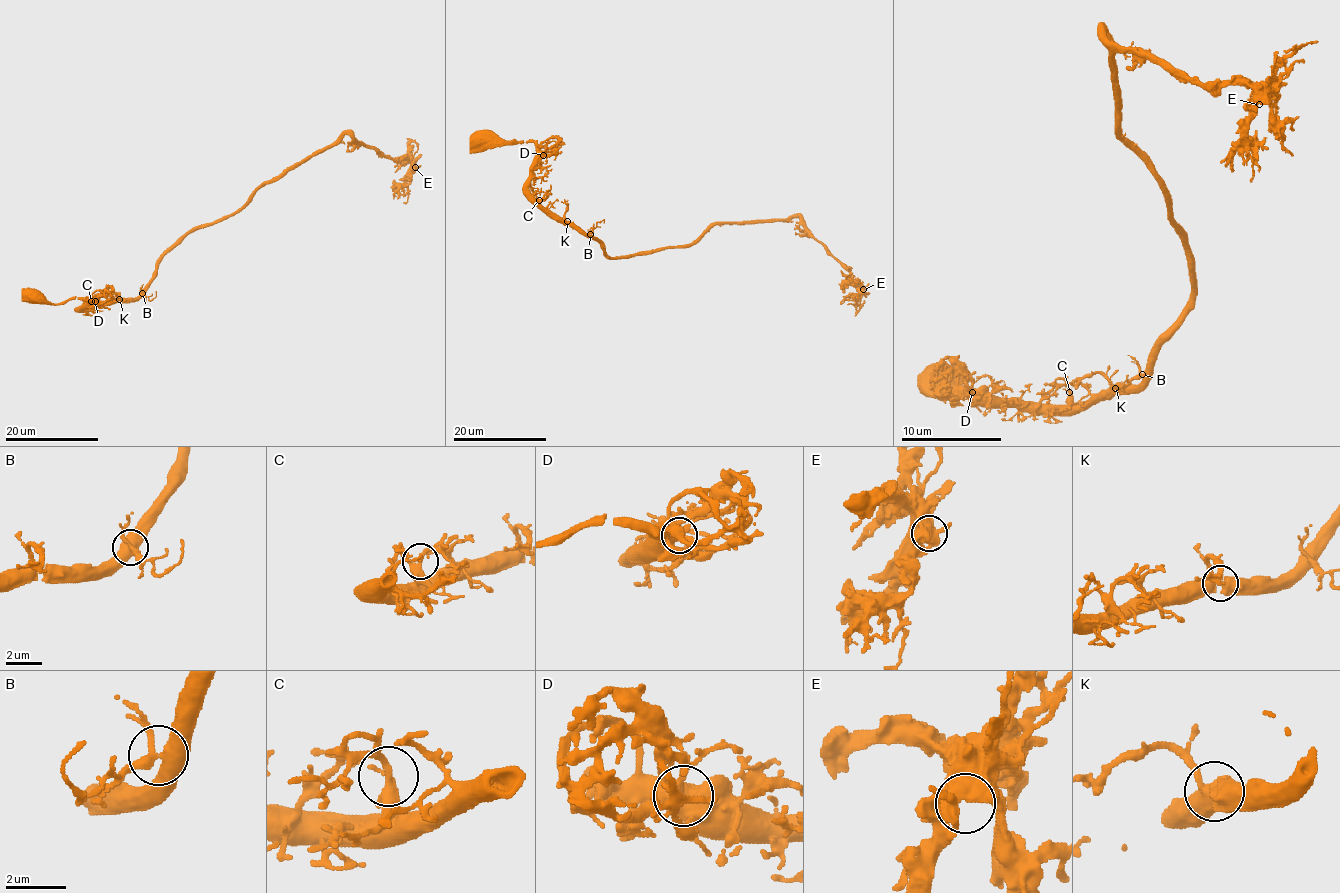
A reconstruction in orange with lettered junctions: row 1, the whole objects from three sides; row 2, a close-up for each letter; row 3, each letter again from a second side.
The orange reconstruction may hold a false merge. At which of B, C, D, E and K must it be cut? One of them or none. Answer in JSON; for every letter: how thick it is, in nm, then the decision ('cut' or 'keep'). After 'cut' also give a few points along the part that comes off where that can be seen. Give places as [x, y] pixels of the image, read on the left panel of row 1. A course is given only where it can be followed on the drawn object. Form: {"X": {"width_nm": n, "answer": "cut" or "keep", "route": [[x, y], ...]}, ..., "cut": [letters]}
{"B": {"width_nm": 400, "answer": "keep"}, "C": {"width_nm": 320, "answer": "keep"}, "D": {"width_nm": 460, "answer": "keep"}, "E": {"width_nm": 480, "answer": "keep"}, "K": {"width_nm": 480, "answer": "keep"}, "cut": []}

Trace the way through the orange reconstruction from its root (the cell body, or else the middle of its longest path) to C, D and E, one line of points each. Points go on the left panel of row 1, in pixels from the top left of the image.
C: (34, 296), (41, 296), (54, 304), (64, 304), (82, 297), (89, 300), (82, 307), (86, 299), (91, 301)
D: (34, 296), (41, 296), (54, 304), (64, 304), (76, 297), (95, 301)
E: (34, 296), (82, 297), (81, 308), (132, 301), (188, 234), (345, 134), (415, 167)

